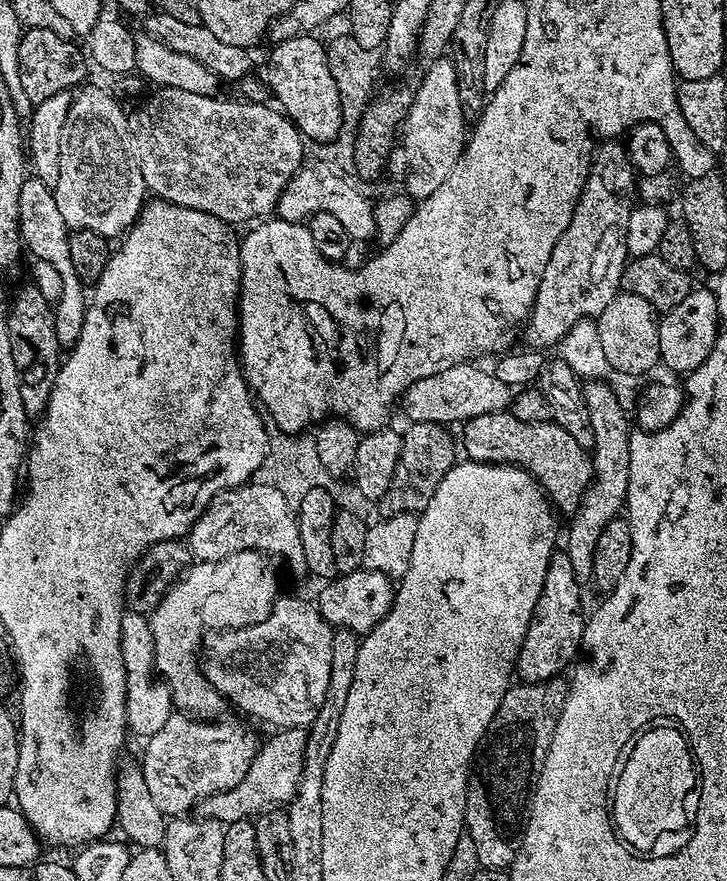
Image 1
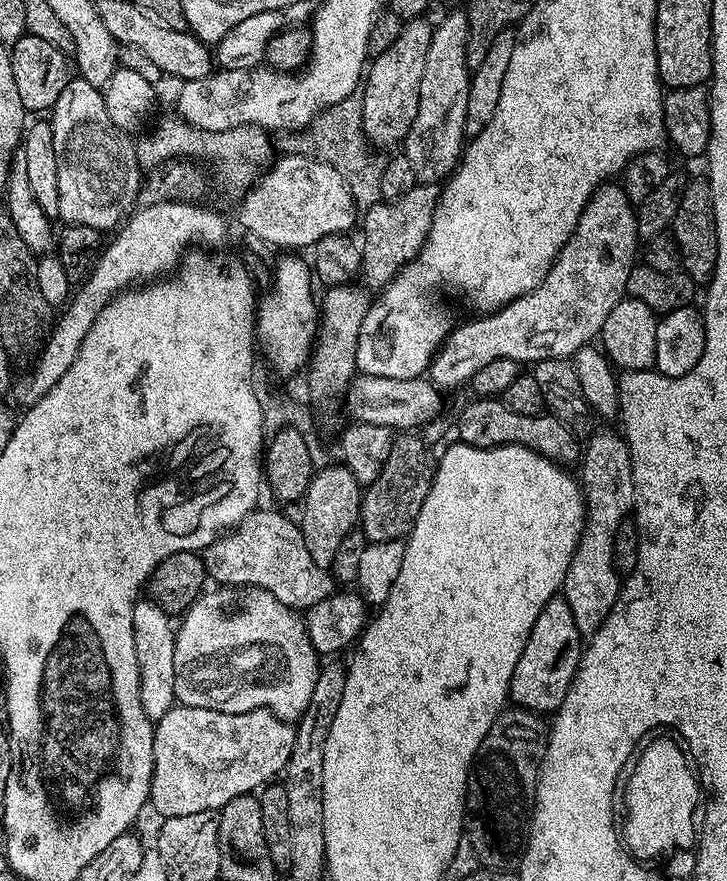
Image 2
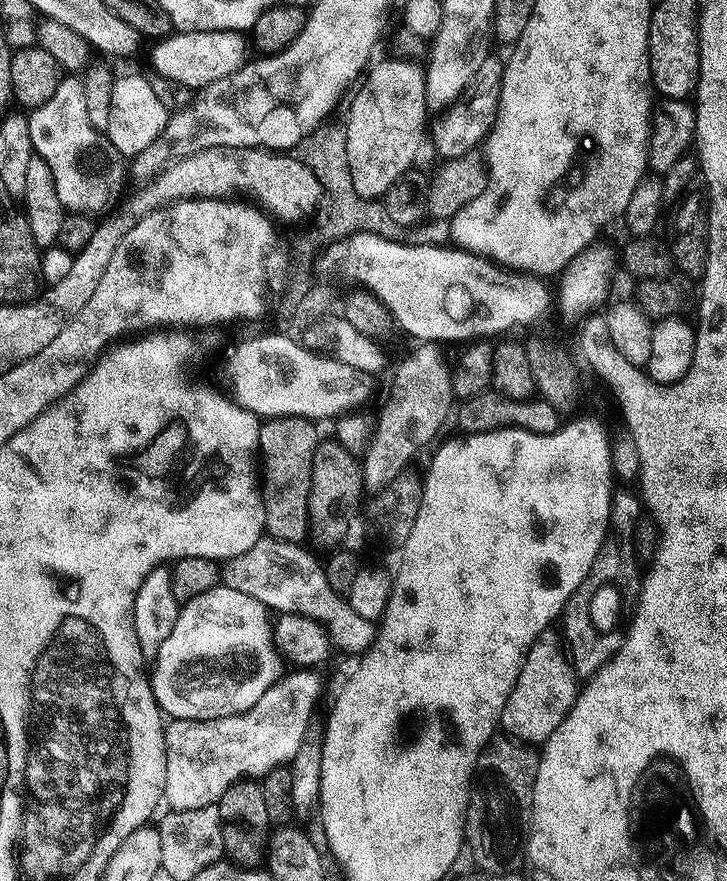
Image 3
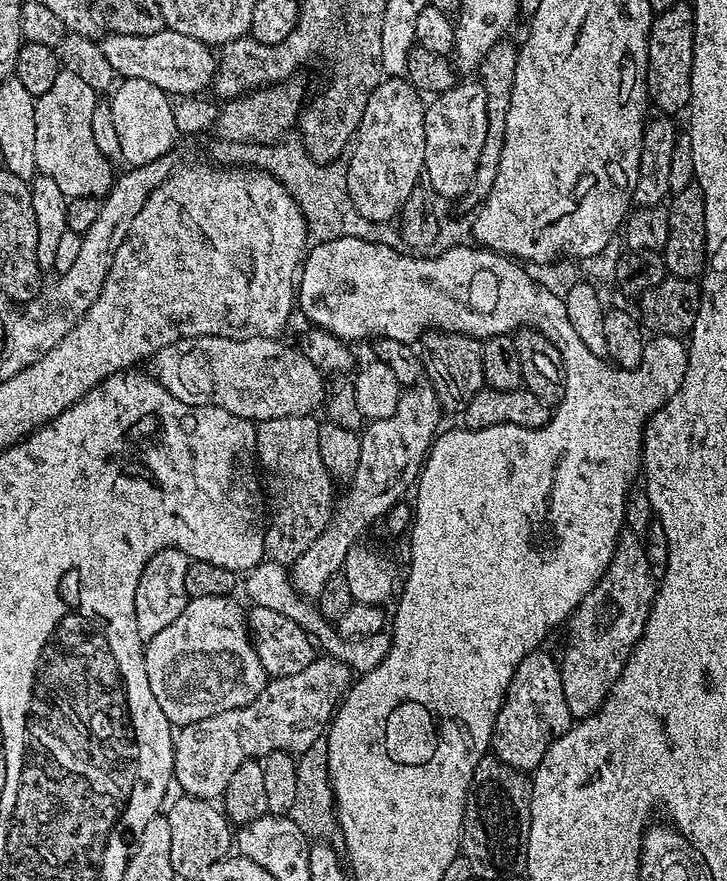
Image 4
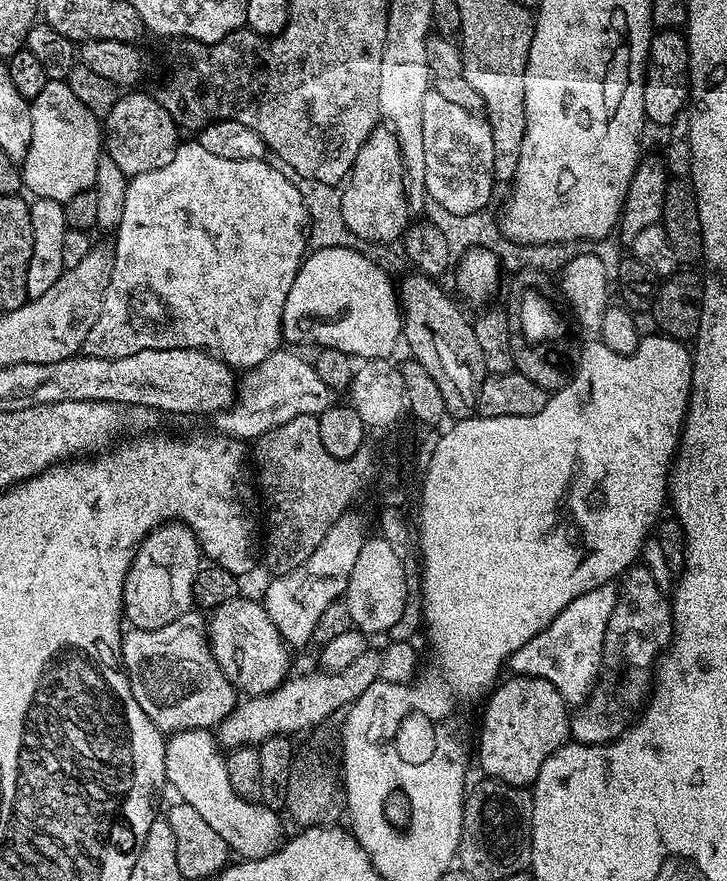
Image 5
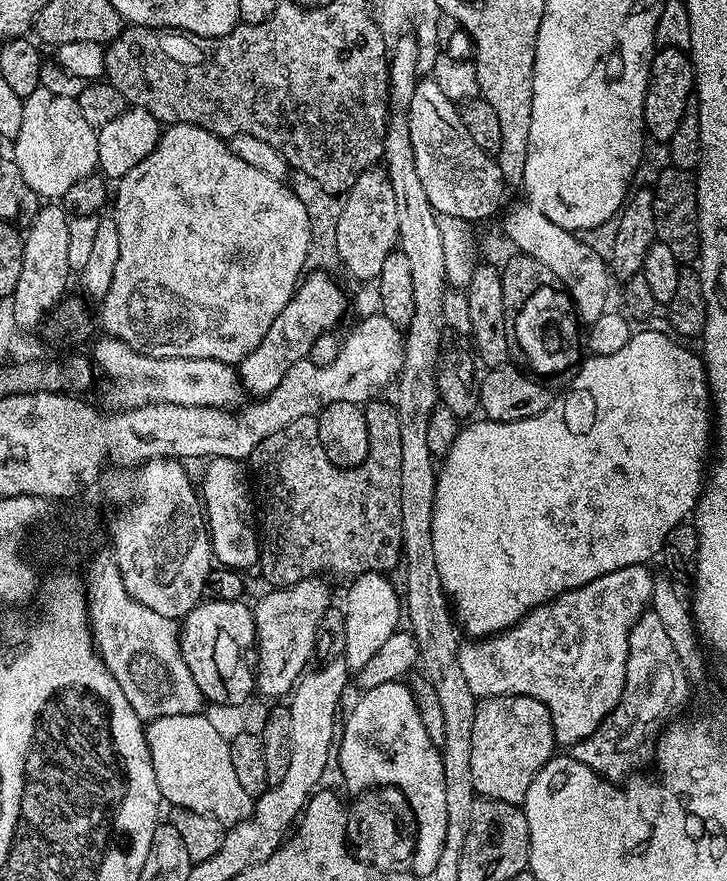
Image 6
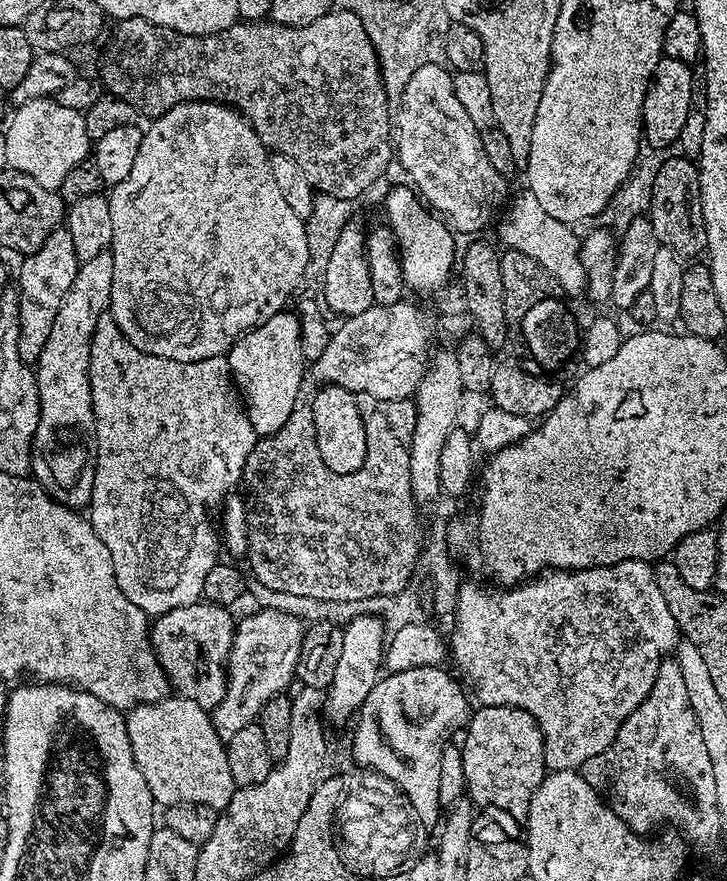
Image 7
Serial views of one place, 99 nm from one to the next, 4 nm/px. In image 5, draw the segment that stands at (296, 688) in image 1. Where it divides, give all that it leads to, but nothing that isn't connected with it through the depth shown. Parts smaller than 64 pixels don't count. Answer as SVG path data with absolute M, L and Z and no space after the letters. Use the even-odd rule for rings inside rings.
M190 610L182 614L182 618L161 628L154 630L132 628L125 631L122 636L120 656L122 667L128 673L130 690L134 698L138 698L138 706L146 710L150 722L154 722L154 726L158 726L165 734L185 732L195 728L215 729L232 713L232 709L238 703L237 689L218 666L212 653L212 645L208 643L205 617L202 618L199 614L201 615L199 611Z

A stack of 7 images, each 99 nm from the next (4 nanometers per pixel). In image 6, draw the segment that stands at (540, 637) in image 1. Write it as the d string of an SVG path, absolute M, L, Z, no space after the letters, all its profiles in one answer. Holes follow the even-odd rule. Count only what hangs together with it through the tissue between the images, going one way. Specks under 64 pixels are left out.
M486 696L476 705L470 774L477 797L523 805L534 778L557 751L550 710L529 696Z

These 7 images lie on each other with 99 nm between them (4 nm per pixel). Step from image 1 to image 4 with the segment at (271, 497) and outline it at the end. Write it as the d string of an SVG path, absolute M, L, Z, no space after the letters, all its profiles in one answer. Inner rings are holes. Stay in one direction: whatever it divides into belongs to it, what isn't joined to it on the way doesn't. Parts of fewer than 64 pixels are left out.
M265 559L247 573L242 580L242 588L248 591L251 602L257 608L266 610L278 610L286 618L298 622L302 630L306 630L313 641L321 648L323 653L336 657L349 665L355 673L363 674L378 666L392 648L392 637L387 631L381 631L370 636L368 640L361 642L347 642L343 635L335 628L333 623L325 619L319 607L309 597L301 596L292 585L289 569L282 564L276 564L273 560Z

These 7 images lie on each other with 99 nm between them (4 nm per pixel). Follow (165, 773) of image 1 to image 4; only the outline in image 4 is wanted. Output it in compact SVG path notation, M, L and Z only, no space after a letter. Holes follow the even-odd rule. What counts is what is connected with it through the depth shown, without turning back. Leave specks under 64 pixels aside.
M322 654L299 674L269 679L262 694L258 694L258 698L245 708L226 710L222 714L214 714L214 718L202 718L202 722L183 725L174 736L174 780L177 785L180 783L179 791L186 796L197 796L199 800L215 801L223 797L226 782L230 782L234 770L238 770L242 762L263 758L272 752L291 750L299 754L306 751L319 735L326 732L353 680L354 672L349 665L336 657Z

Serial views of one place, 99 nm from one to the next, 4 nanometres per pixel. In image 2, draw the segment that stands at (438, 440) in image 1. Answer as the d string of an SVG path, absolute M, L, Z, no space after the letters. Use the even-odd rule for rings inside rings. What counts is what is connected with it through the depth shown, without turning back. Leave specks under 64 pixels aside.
M404 432L393 441L382 474L361 493L360 529L371 543L401 539L415 523L432 489L438 460L416 436L419 435Z

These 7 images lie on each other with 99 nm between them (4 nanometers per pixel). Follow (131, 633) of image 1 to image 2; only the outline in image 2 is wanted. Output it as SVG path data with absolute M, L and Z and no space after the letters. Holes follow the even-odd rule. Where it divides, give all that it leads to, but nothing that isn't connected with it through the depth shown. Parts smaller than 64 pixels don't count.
M150 598L137 599L132 609L134 610L134 646L138 654L142 710L146 710L146 714L155 722L162 718L162 714L166 714L166 710L170 710L176 704L174 694L176 628L173 617Z

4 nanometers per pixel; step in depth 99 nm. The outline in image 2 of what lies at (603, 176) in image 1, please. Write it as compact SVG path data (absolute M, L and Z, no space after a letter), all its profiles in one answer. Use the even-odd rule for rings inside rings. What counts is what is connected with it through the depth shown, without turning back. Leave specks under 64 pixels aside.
M619 183L601 184L586 202L578 218L578 226L570 234L566 246L562 246L546 278L536 289L491 314L477 315L477 320L457 323L453 327L448 333L448 339L441 344L440 351L432 358L432 383L441 390L456 388L459 384L467 385L472 376L478 374L478 370L482 370L482 366L486 366L486 362L492 362L494 358L510 358L519 360L521 365L532 366L537 360L572 358L580 348L591 345L600 335L606 314L614 310L615 304L623 300L628 291L628 279L638 260L636 211L633 201L628 199Z

